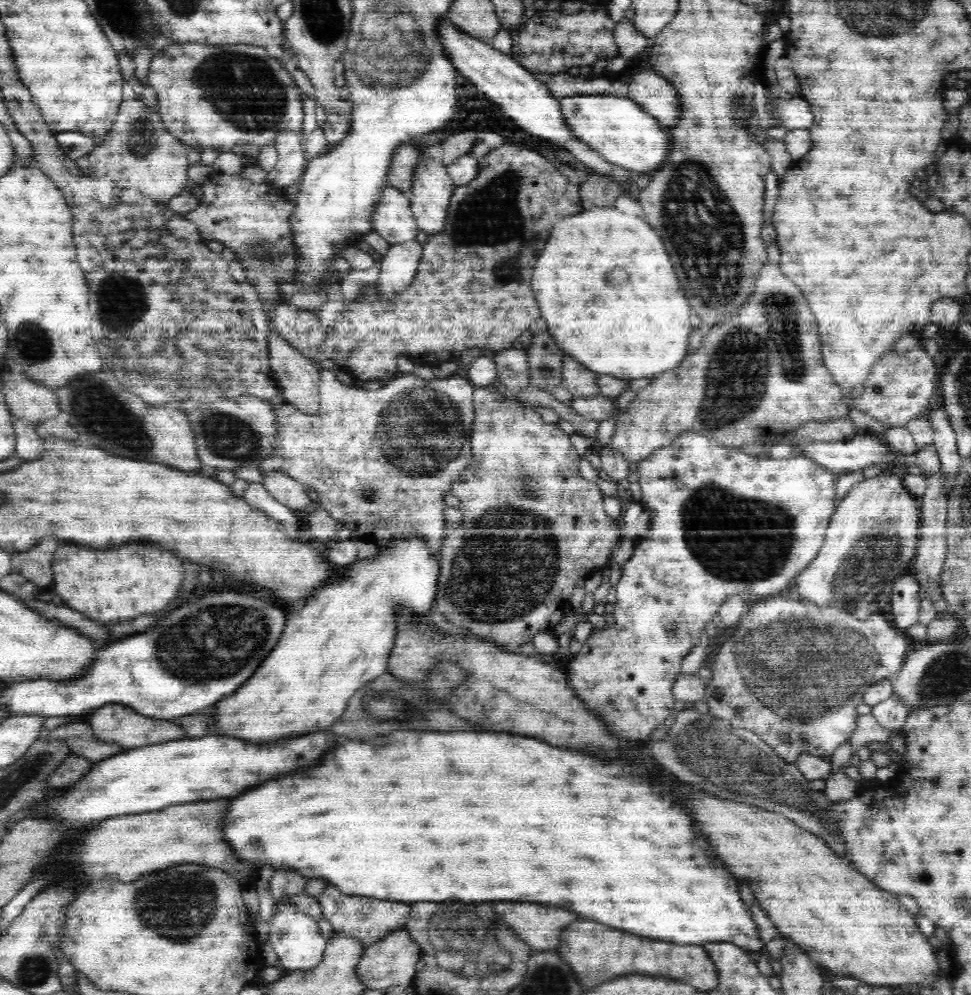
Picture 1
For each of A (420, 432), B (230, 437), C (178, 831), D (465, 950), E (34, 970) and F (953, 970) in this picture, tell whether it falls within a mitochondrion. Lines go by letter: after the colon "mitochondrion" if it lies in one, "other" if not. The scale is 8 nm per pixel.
A: mitochondrion
B: mitochondrion
C: other
D: mitochondrion
E: mitochondrion
F: other

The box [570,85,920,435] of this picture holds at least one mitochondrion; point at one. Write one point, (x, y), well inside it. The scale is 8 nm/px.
(694, 219)

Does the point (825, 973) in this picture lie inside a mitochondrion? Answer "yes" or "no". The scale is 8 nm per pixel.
no

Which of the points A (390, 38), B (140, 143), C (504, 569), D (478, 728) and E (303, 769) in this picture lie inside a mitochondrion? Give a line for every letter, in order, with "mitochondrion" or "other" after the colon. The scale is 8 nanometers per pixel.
A: mitochondrion
B: mitochondrion
C: mitochondrion
D: other
E: other

